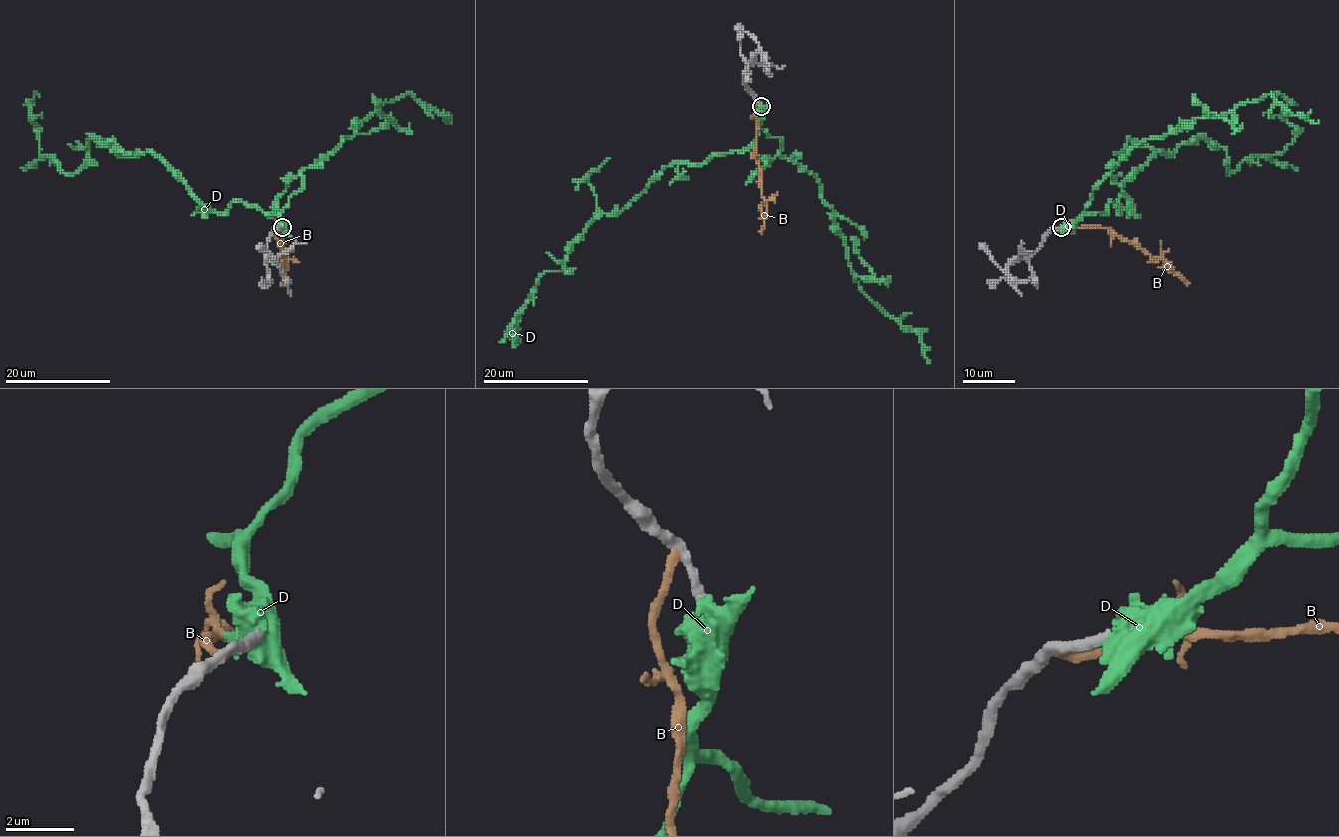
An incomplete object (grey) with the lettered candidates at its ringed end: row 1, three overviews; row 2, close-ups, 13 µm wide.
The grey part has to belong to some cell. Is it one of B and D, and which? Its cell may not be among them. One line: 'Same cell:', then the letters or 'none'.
Same cell: none

